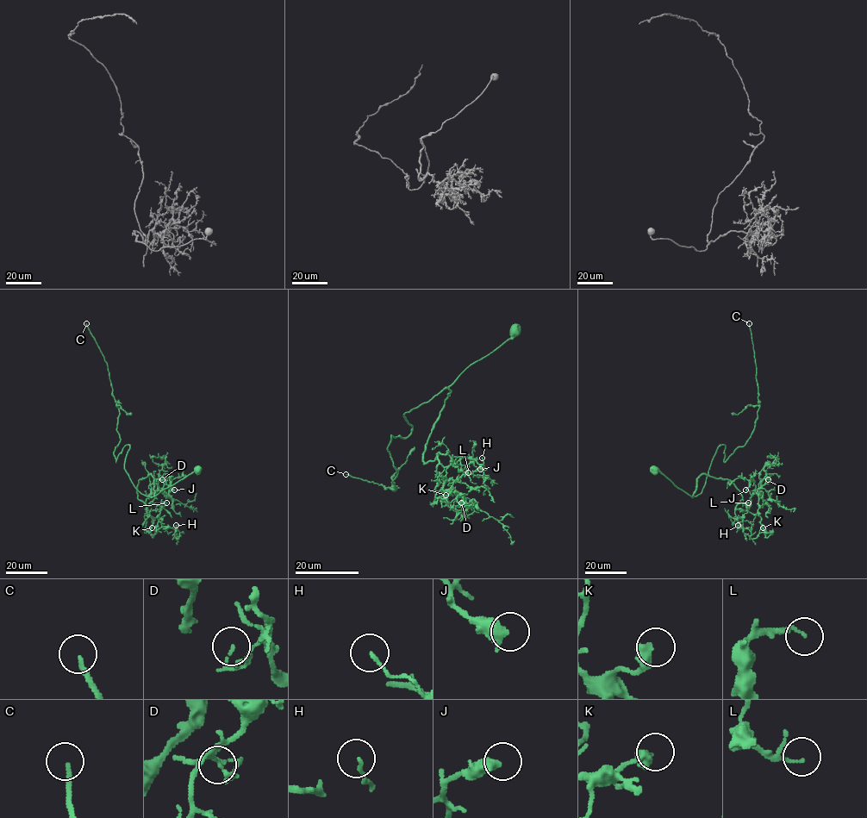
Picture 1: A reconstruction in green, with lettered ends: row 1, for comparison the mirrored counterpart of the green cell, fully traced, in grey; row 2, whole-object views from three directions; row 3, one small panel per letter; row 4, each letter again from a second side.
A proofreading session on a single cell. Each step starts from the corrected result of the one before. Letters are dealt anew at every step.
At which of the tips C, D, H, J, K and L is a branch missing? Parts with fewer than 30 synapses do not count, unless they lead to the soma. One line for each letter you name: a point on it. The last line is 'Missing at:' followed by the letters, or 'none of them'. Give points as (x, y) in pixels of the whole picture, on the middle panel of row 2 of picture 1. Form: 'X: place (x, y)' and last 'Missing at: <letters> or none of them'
C: place (346, 474)
J: place (480, 469)
L: place (468, 472)
Missing at: C, J, L

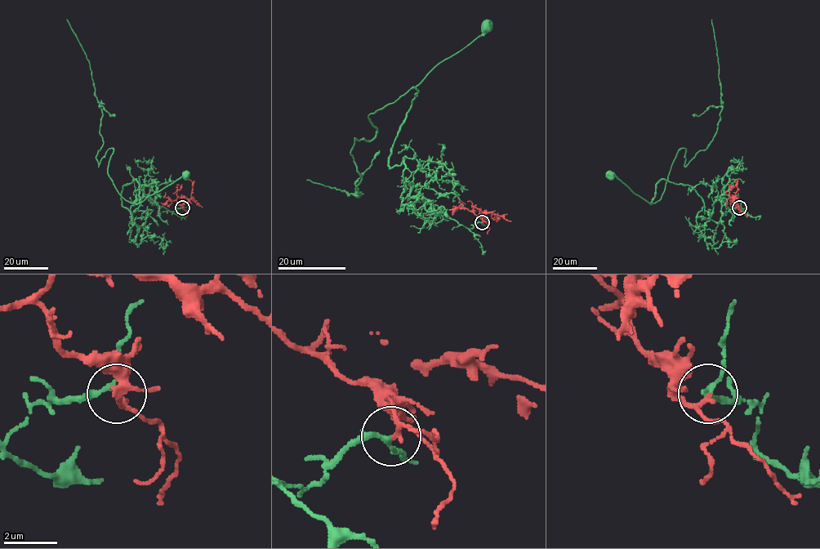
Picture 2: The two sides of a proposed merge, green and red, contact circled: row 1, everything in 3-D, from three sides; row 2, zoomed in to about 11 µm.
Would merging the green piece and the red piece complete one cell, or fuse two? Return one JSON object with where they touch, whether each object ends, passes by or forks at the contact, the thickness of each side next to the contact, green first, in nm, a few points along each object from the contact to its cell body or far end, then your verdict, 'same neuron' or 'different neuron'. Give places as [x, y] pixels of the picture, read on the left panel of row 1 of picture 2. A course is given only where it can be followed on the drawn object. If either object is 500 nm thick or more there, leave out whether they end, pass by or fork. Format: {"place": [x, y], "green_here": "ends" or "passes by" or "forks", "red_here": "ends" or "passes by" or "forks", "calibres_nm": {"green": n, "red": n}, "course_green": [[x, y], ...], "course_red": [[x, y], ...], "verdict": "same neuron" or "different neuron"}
{"place": [182, 207], "green_here": "passes by", "red_here": "passes by", "calibres_nm": {"green": 140, "red": 140}, "course_green": [[182, 208], [171, 212], [144, 194], [131, 206], [131, 218], [121, 191], [135, 179], [140, 203], [187, 176]], "course_red": [[182, 208], [176, 200], [180, 197], [191, 198], [193, 182], [189, 180]], "verdict": "different neuron"}

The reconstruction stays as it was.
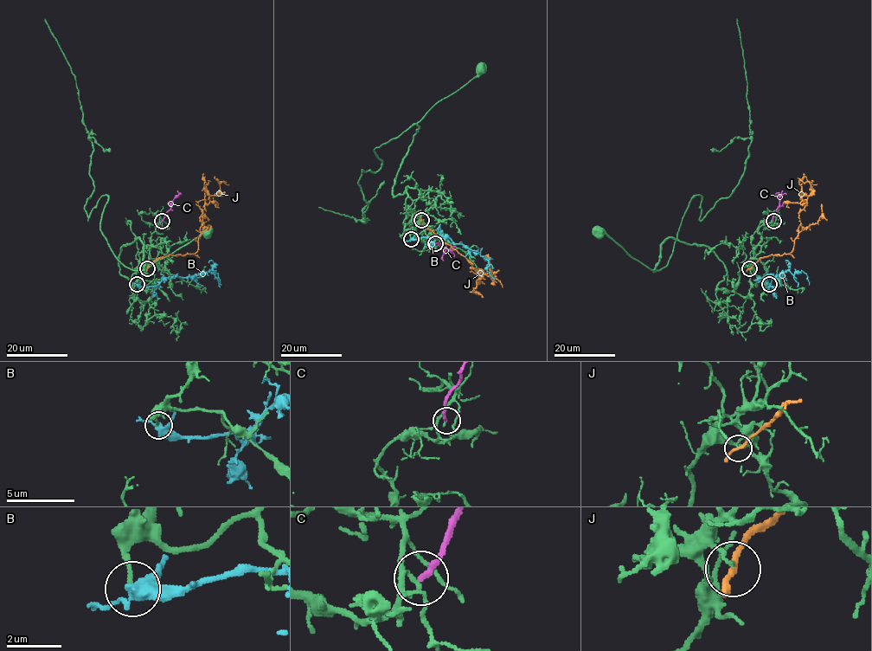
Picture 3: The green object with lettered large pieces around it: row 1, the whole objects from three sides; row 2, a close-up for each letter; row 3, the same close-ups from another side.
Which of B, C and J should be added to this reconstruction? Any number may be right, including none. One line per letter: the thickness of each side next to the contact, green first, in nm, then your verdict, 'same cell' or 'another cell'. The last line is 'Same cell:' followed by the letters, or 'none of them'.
B: 150 nm thick on the green side, 360 nm on the other; another cell
C: 120 nm thick on the green side, 200 nm on the other; another cell
J: 130 nm thick on the green side, 190 nm on the other; another cell
Same cell: none of them

